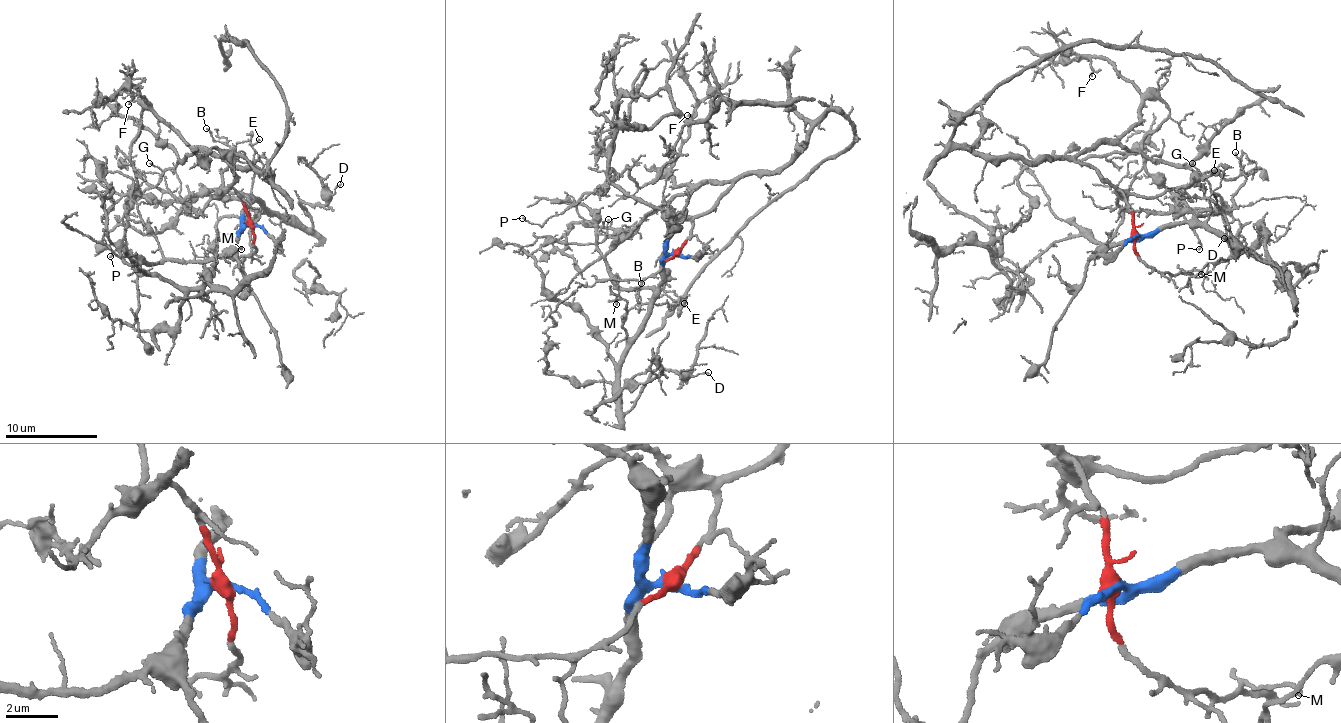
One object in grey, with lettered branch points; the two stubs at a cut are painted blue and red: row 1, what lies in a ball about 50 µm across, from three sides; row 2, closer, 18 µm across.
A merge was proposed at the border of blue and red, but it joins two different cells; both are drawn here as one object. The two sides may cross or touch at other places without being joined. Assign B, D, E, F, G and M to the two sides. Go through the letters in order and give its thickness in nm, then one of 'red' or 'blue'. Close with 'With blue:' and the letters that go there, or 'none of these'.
B: calibre 140 nm; red
D: calibre 130 nm; blue
E: calibre 130 nm; red
F: calibre 100 nm; red
G: calibre 120 nm; red
M: calibre 140 nm; red
With blue: D

